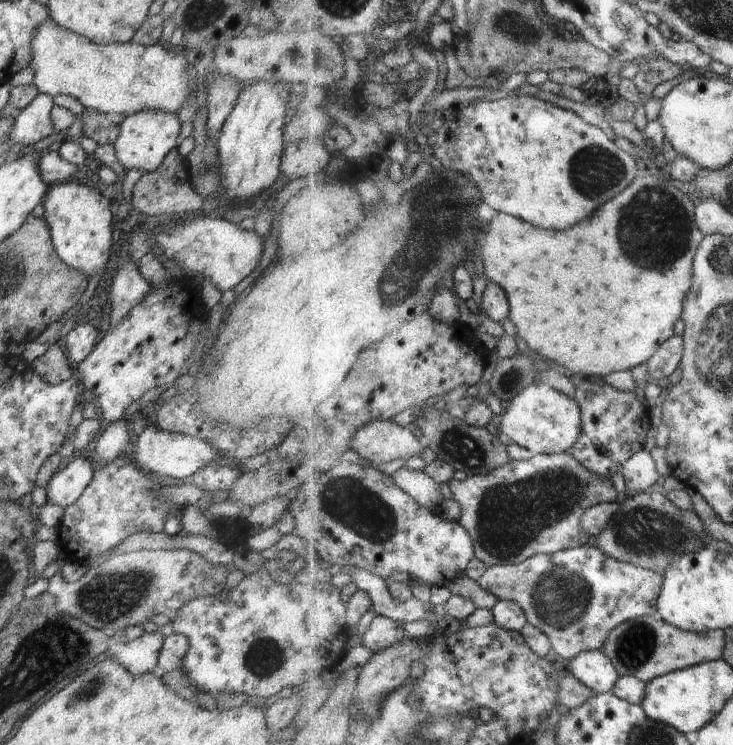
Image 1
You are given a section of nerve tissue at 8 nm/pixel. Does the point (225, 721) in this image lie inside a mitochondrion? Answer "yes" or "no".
no

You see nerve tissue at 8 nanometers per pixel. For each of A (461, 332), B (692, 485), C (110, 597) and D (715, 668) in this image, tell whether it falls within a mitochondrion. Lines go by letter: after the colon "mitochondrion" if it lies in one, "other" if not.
A: other
B: other
C: mitochondrion
D: other

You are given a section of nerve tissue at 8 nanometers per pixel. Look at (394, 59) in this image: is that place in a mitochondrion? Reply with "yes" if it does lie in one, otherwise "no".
yes

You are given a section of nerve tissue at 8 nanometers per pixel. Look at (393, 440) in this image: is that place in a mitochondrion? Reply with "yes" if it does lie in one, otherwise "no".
no

